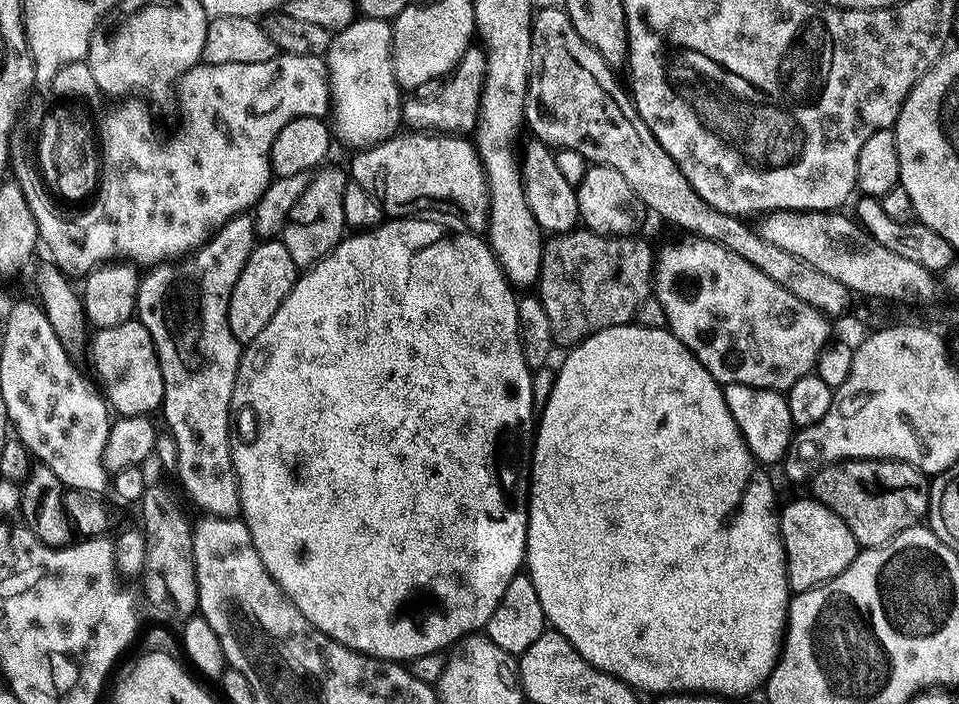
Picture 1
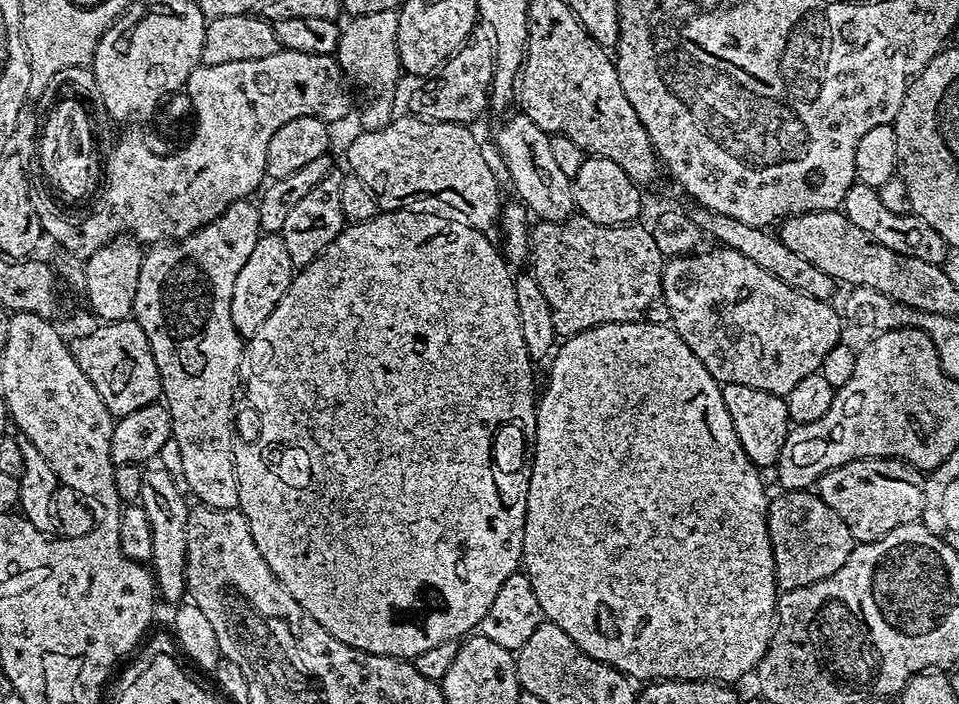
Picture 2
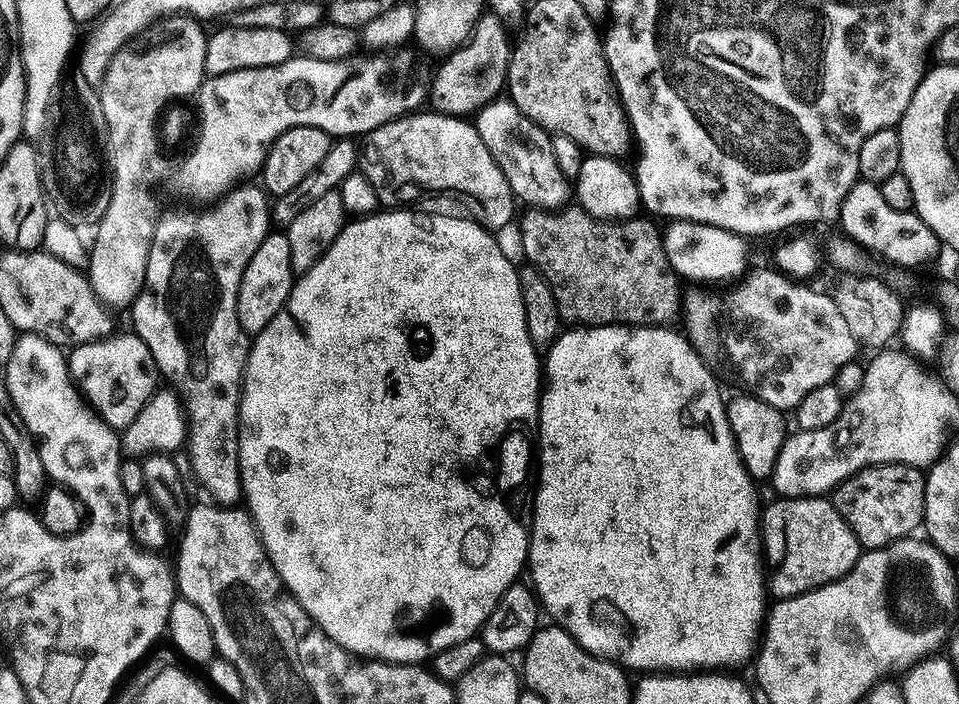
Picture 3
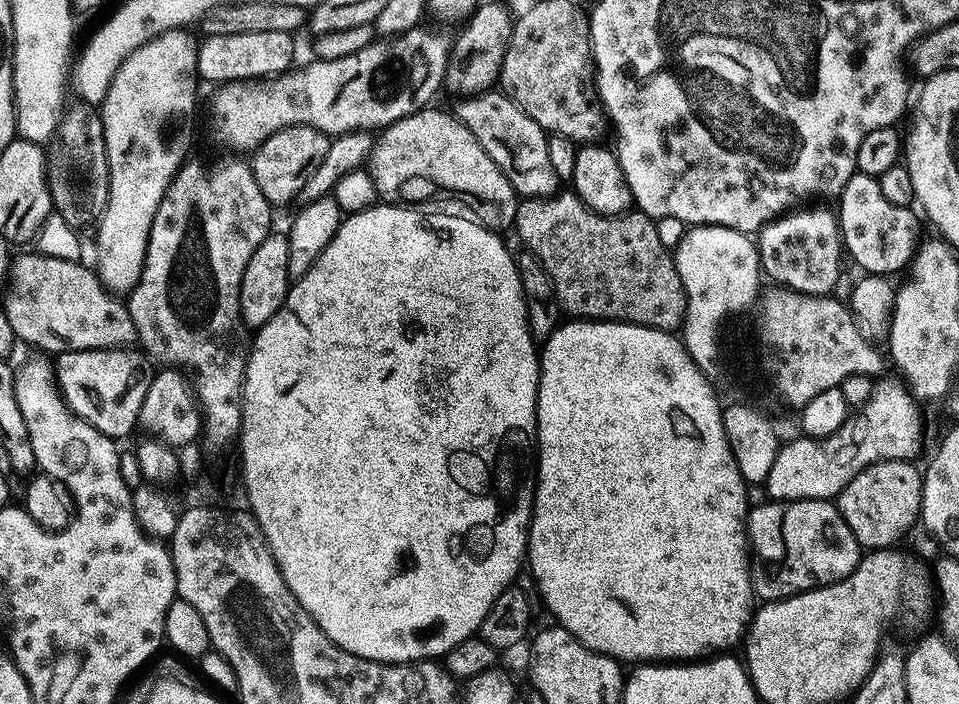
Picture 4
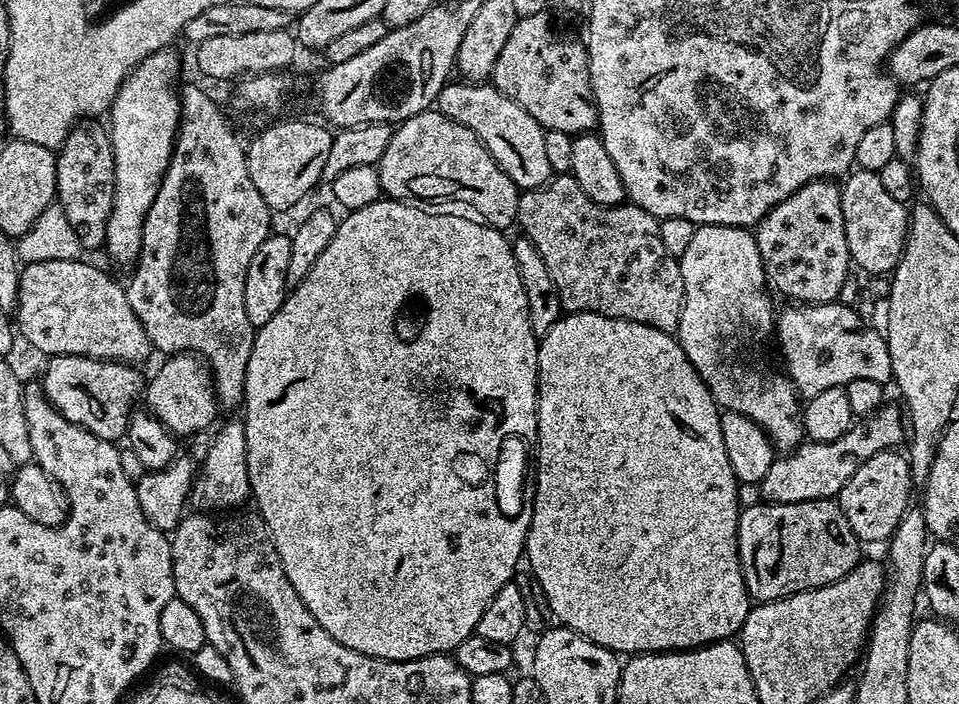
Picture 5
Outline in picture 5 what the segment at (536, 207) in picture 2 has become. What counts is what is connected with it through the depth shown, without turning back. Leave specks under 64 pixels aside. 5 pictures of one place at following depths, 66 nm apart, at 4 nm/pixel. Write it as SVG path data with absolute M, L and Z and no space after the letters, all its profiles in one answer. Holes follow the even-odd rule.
M449 82L435 96L434 104L446 118L466 126L483 142L494 162L498 162L517 188L543 188L552 179L554 173L546 155L545 128L491 83Z

